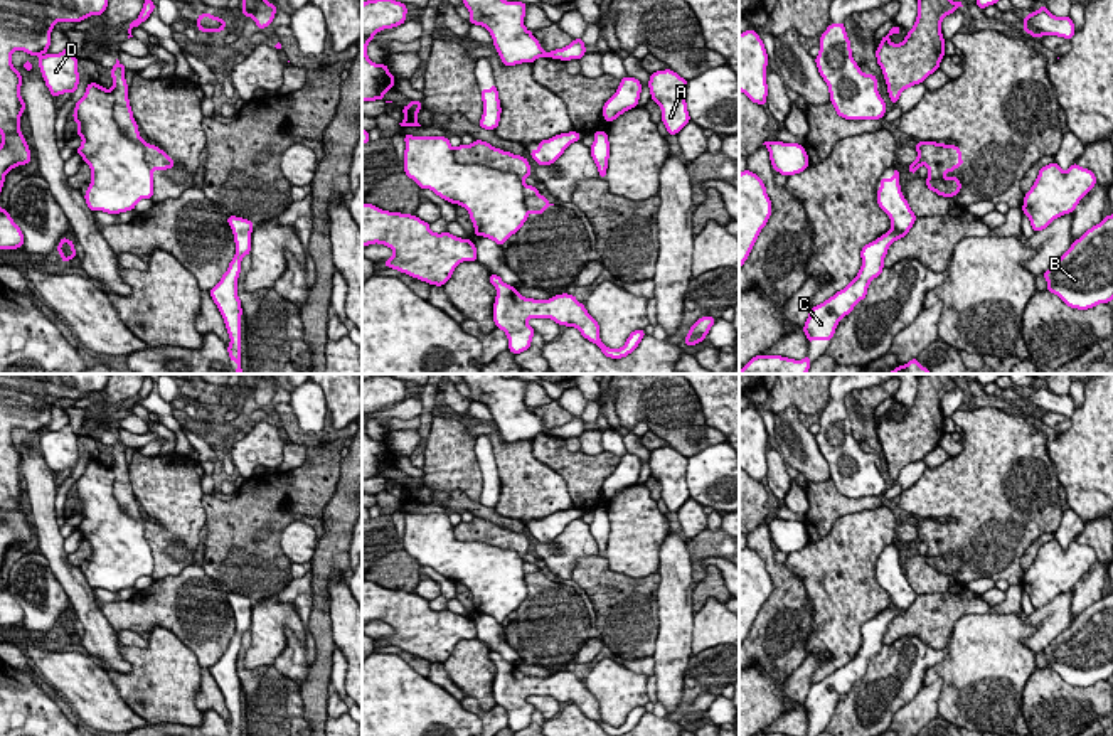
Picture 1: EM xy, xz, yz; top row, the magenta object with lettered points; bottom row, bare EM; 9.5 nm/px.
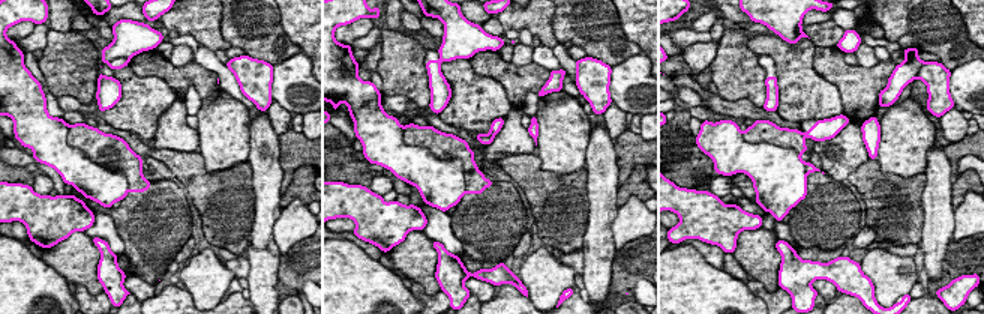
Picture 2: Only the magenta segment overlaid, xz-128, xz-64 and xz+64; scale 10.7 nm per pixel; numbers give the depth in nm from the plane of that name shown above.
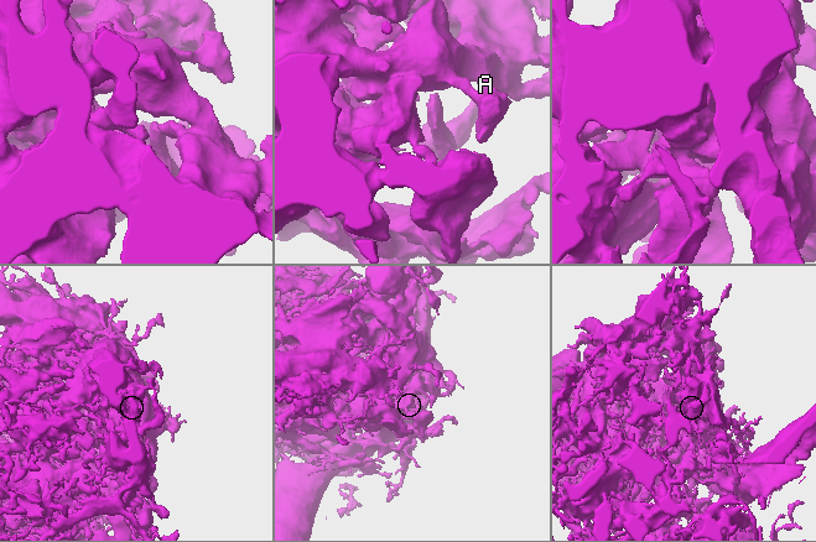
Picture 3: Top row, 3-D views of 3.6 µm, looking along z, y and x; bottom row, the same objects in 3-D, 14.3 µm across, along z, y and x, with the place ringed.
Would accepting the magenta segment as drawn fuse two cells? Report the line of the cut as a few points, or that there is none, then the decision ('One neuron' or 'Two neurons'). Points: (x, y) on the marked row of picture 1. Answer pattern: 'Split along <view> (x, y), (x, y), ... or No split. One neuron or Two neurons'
No split. One neuron

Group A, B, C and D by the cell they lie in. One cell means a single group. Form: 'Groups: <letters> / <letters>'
Groups: A B C D

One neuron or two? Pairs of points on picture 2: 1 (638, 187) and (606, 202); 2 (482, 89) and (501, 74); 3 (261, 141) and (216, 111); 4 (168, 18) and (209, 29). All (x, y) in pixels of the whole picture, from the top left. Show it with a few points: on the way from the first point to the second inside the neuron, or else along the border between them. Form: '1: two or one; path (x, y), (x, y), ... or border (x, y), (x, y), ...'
1: two; border (620, 185), (617, 206)
2: two; border (468, 59), (477, 74), (501, 84), (512, 105)
3: two; border (251, 119), (249, 155), (246, 161)
4: one; path (179, 18), (198, 18)

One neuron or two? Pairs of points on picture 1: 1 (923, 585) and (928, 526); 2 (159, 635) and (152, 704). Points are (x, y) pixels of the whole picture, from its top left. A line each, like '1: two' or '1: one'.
1: two
2: one

